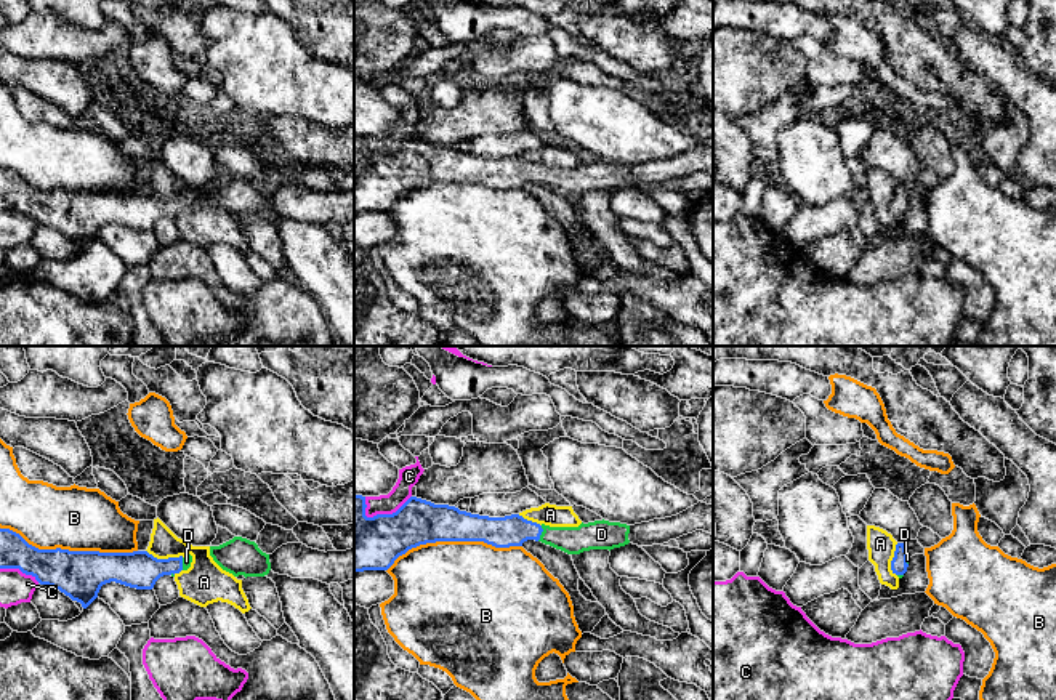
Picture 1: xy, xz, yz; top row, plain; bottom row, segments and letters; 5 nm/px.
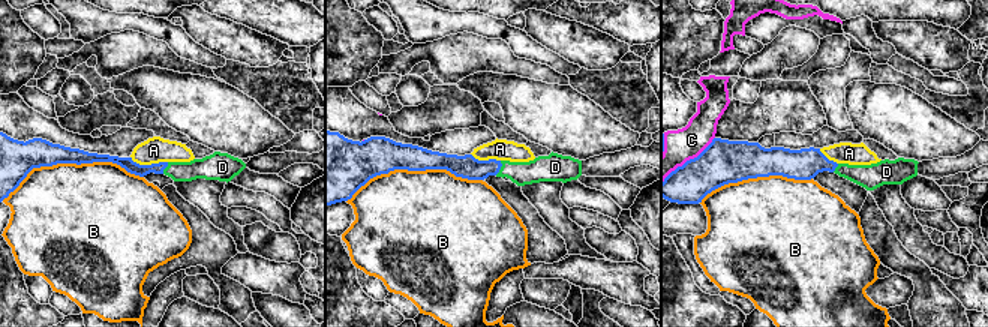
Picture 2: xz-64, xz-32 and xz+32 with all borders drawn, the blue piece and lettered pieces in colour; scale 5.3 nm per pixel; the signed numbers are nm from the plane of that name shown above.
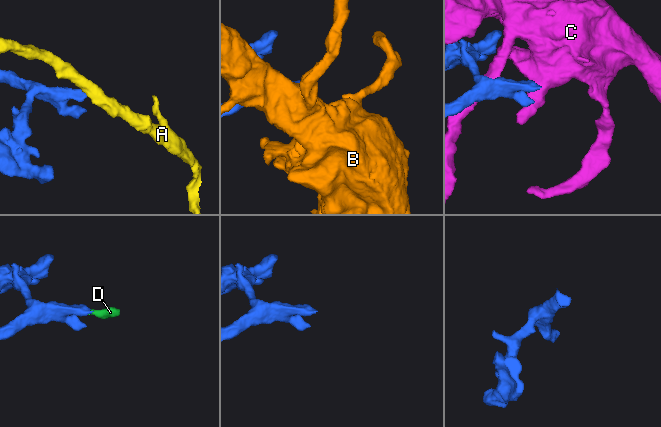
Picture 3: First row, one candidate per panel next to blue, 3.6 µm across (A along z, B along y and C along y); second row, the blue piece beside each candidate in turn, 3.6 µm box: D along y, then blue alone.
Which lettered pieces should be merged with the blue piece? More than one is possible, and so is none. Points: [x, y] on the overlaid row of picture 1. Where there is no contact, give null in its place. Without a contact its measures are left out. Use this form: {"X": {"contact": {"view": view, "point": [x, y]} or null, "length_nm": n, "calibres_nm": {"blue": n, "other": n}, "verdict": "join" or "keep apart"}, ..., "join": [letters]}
{"A": {"contact": {"view": "xy", "point": [165, 559]}, "length_nm": 190, "calibres_nm": {"blue": 190, "other": 220}, "verdict": "keep apart"}, "B": {"contact": {"view": "xy", "point": [68, 550]}, "length_nm": 700, "calibres_nm": {"blue": 240, "other": 320}, "verdict": "keep apart"}, "C": {"contact": {"view": "xz", "point": [386, 514]}, "length_nm": 260, "calibres_nm": {"blue": 280, "other": 100}, "verdict": "keep apart"}, "D": {"contact": {"view": "xz", "point": [540, 534]}, "length_nm": 80, "calibres_nm": {"blue": 160, "other": 140}, "verdict": "join"}, "join": ["D"]}

